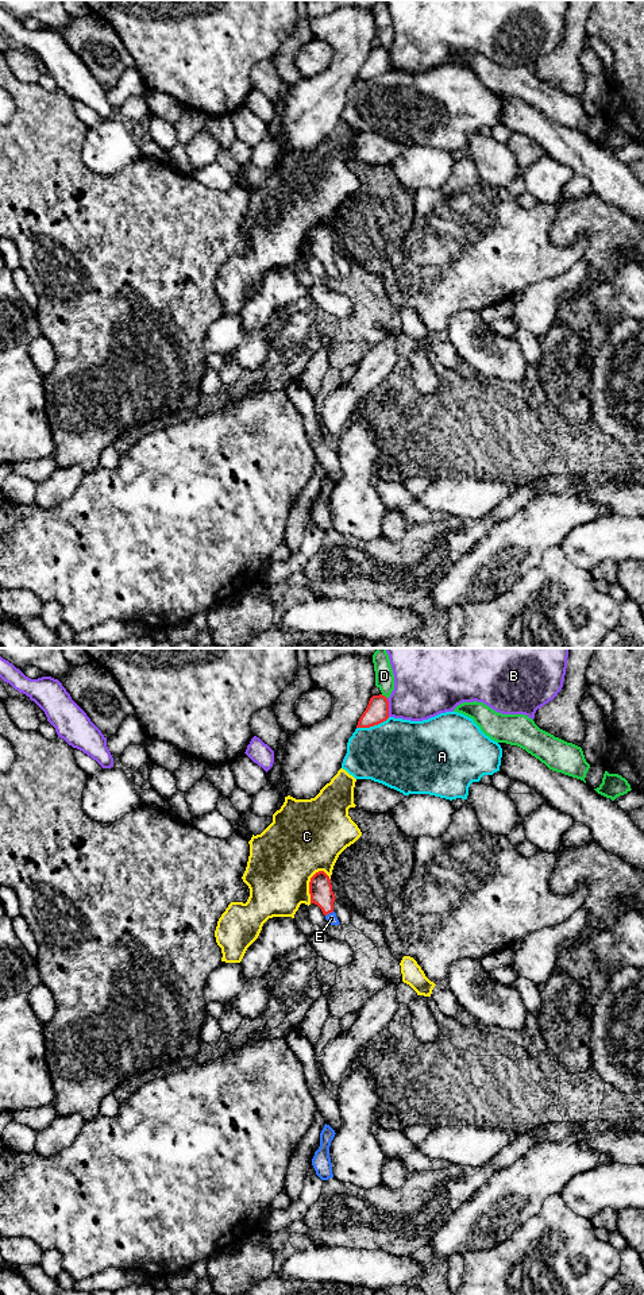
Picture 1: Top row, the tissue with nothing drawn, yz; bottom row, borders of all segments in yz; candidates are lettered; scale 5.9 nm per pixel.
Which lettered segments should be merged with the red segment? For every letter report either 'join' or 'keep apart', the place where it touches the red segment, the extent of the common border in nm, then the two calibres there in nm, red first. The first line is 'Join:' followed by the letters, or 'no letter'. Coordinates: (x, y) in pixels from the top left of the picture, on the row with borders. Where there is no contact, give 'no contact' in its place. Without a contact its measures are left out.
Join: E
A: keep apart; meets red in yz at (373, 725); contact 220 nm long; 140 nm thick on the red side, 420 nm on the other
B: keep apart; meets red in yz at (388, 708); contact 110 nm long; 140 nm thick on the red side, 360 nm on the other
C: keep apart; meets red in yz at (309, 885); contact 220 nm long; 140 nm thick on the red side, 400 nm on the other
D: keep apart; meets red in yz at (384, 696); contact 50 nm long; 140 nm thick on the red side, 110 nm on the other
E: join; meets red in yz at (328, 913); contact 60 nm long; 140 nm thick on the red side, 70 nm on the other

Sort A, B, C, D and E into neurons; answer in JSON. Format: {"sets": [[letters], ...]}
{"sets": [["A"], ["B"], ["C"], ["D"], ["E"]]}

